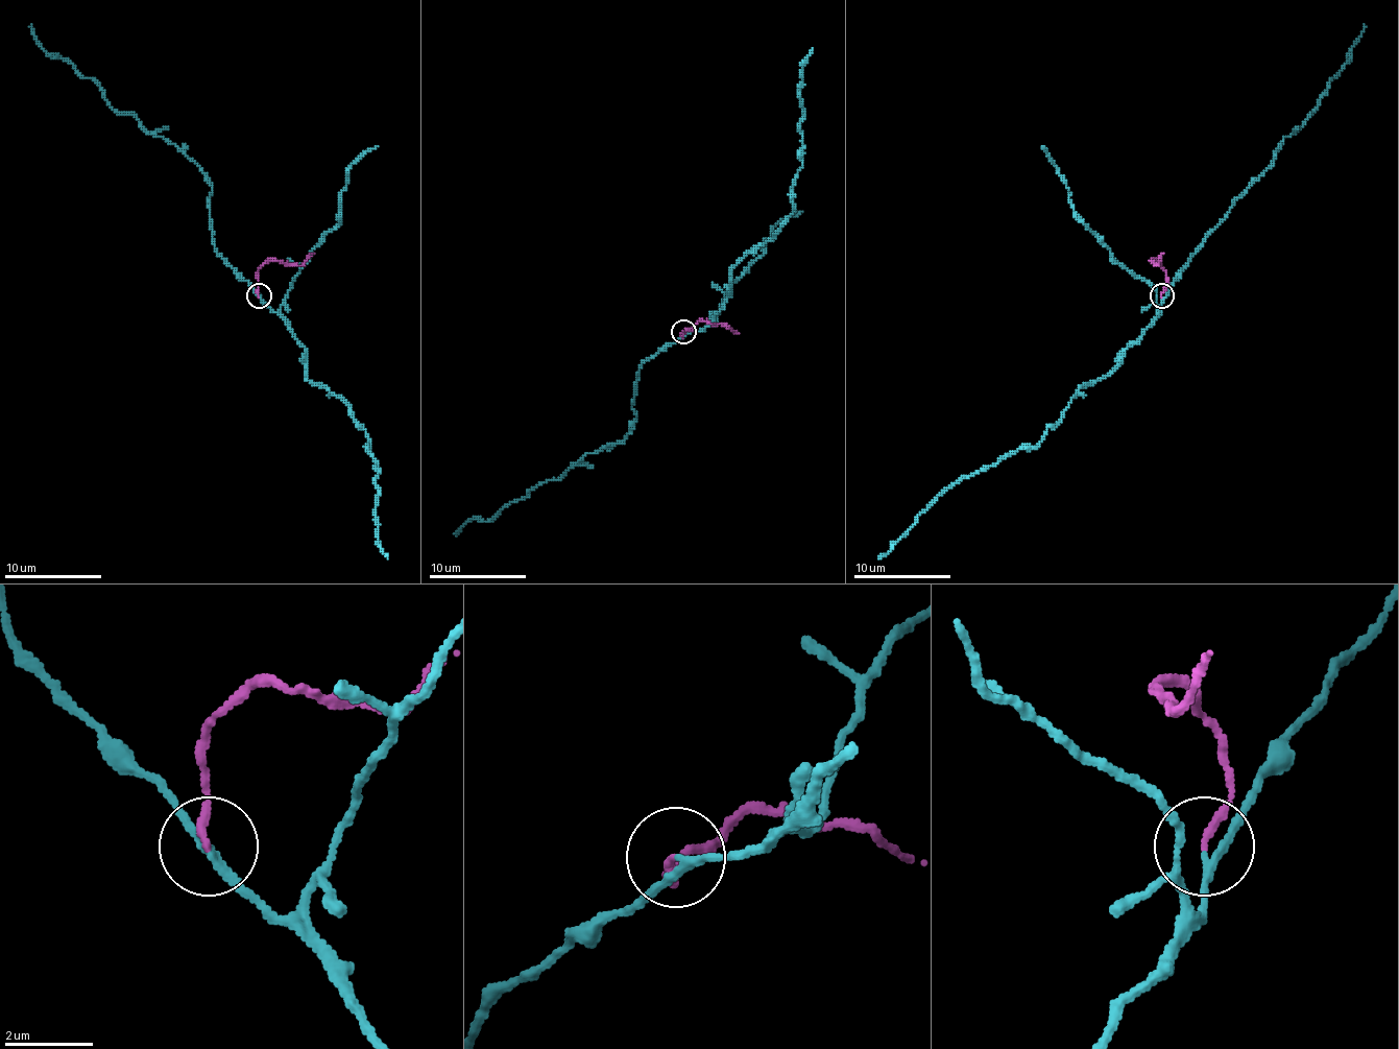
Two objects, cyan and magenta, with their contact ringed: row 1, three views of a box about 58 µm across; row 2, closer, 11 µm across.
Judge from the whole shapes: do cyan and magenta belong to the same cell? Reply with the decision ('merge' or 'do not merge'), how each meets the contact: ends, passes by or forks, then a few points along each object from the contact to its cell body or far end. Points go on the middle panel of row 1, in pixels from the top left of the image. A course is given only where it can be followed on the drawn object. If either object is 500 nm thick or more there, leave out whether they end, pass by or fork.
do not merge; cyan passes by; magenta ends there; cyan runs (682, 331), (638, 367), (634, 428), (456, 533); magenta runs (682, 331), (682, 336), (700, 322), (726, 324), (739, 333)

